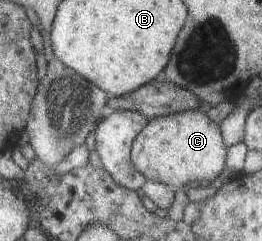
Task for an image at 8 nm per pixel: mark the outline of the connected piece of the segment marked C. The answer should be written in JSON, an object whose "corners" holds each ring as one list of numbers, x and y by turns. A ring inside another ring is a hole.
{"corners":[[207,108,184,110,149,120,132,144,134,168,147,180,154,180,175,190,187,189,192,182,215,182,226,178,227,149,220,124,212,121]]}

